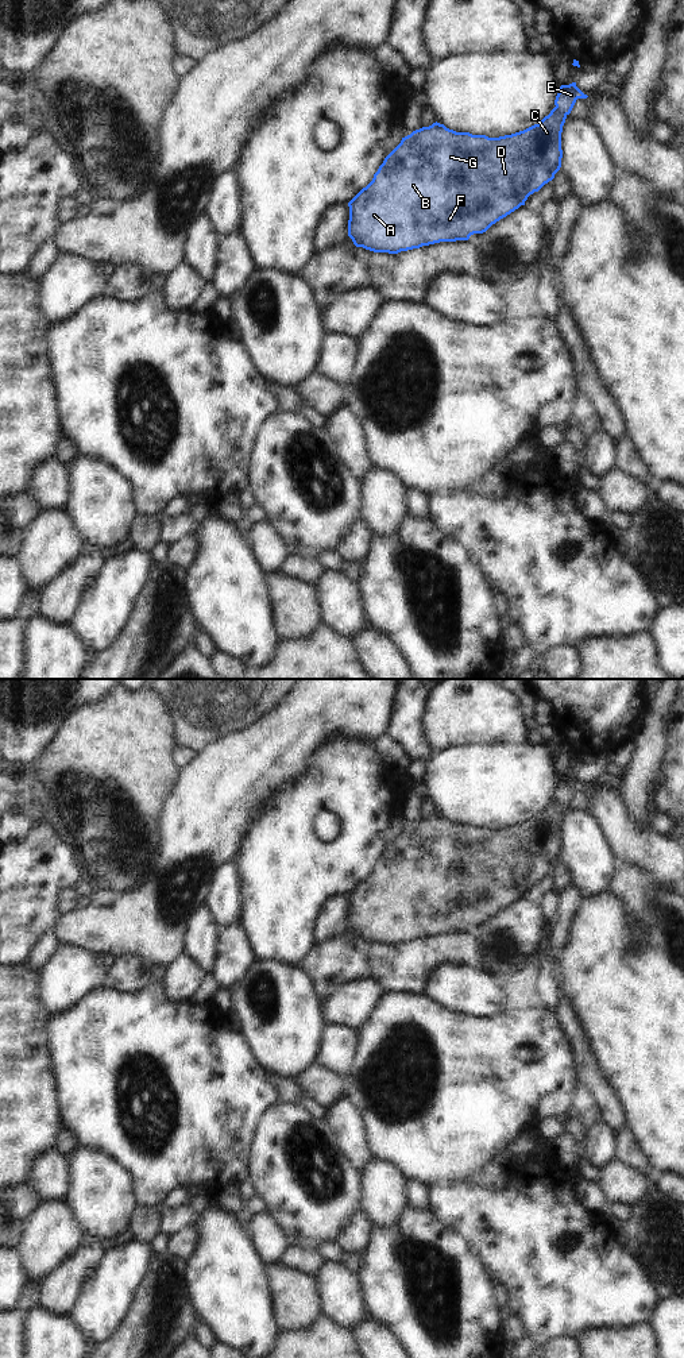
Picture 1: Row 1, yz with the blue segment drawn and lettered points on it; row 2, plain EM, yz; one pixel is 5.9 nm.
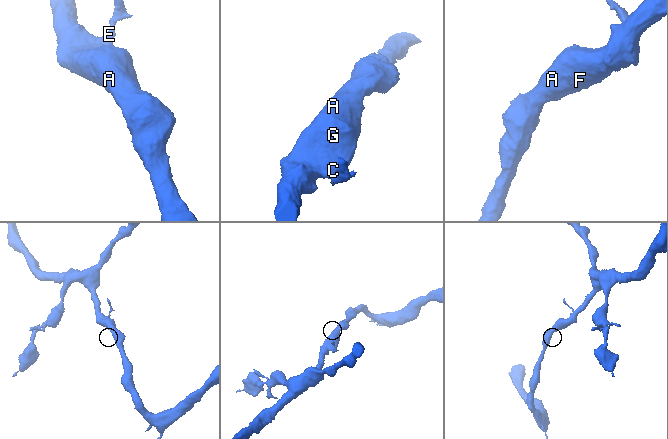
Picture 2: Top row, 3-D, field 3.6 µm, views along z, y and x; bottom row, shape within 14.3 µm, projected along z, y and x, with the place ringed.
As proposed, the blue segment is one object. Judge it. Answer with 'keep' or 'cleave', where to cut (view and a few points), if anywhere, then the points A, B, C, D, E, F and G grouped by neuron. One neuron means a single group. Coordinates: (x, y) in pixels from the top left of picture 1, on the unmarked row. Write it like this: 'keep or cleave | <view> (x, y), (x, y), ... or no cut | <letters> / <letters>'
keep | no cut | A B C D E F G

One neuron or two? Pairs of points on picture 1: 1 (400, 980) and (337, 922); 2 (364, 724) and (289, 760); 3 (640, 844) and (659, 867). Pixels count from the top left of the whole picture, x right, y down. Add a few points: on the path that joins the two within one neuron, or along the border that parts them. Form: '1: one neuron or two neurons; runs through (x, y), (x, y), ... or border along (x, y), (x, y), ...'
1: two neurons; border along (347, 926), (316, 944)
2: one neuron; runs through (346, 724), (324, 724), (306, 741)
3: one neuron; runs through (645, 849), (657, 861)

